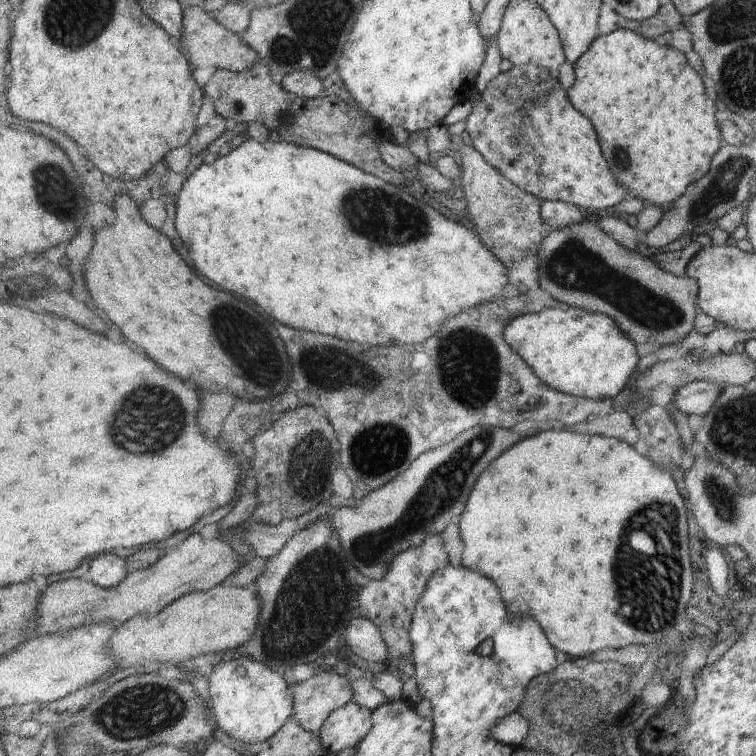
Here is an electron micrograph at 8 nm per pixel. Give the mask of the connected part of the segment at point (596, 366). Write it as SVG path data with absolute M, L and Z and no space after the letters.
M565 305L512 319L505 328L504 340L545 384L591 400L617 396L640 360L634 342L621 332L616 321Z

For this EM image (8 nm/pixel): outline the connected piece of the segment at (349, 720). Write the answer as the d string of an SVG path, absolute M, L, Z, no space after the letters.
M351 702L333 712L319 731L321 744L328 753L337 754L356 747L373 728L373 711Z

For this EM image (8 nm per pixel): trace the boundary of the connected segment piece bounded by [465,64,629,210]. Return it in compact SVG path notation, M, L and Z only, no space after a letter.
M521 64L499 73L473 100L472 112L465 121L474 148L485 160L513 184L540 200L565 201L587 210L607 210L629 198L627 190L617 184L608 161L601 156L591 122L573 106L565 85L559 84L546 68Z

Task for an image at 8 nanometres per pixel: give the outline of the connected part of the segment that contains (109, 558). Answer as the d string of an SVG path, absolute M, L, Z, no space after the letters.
M103 553L96 555L90 562L90 579L103 588L117 588L127 575L127 562L115 554Z

